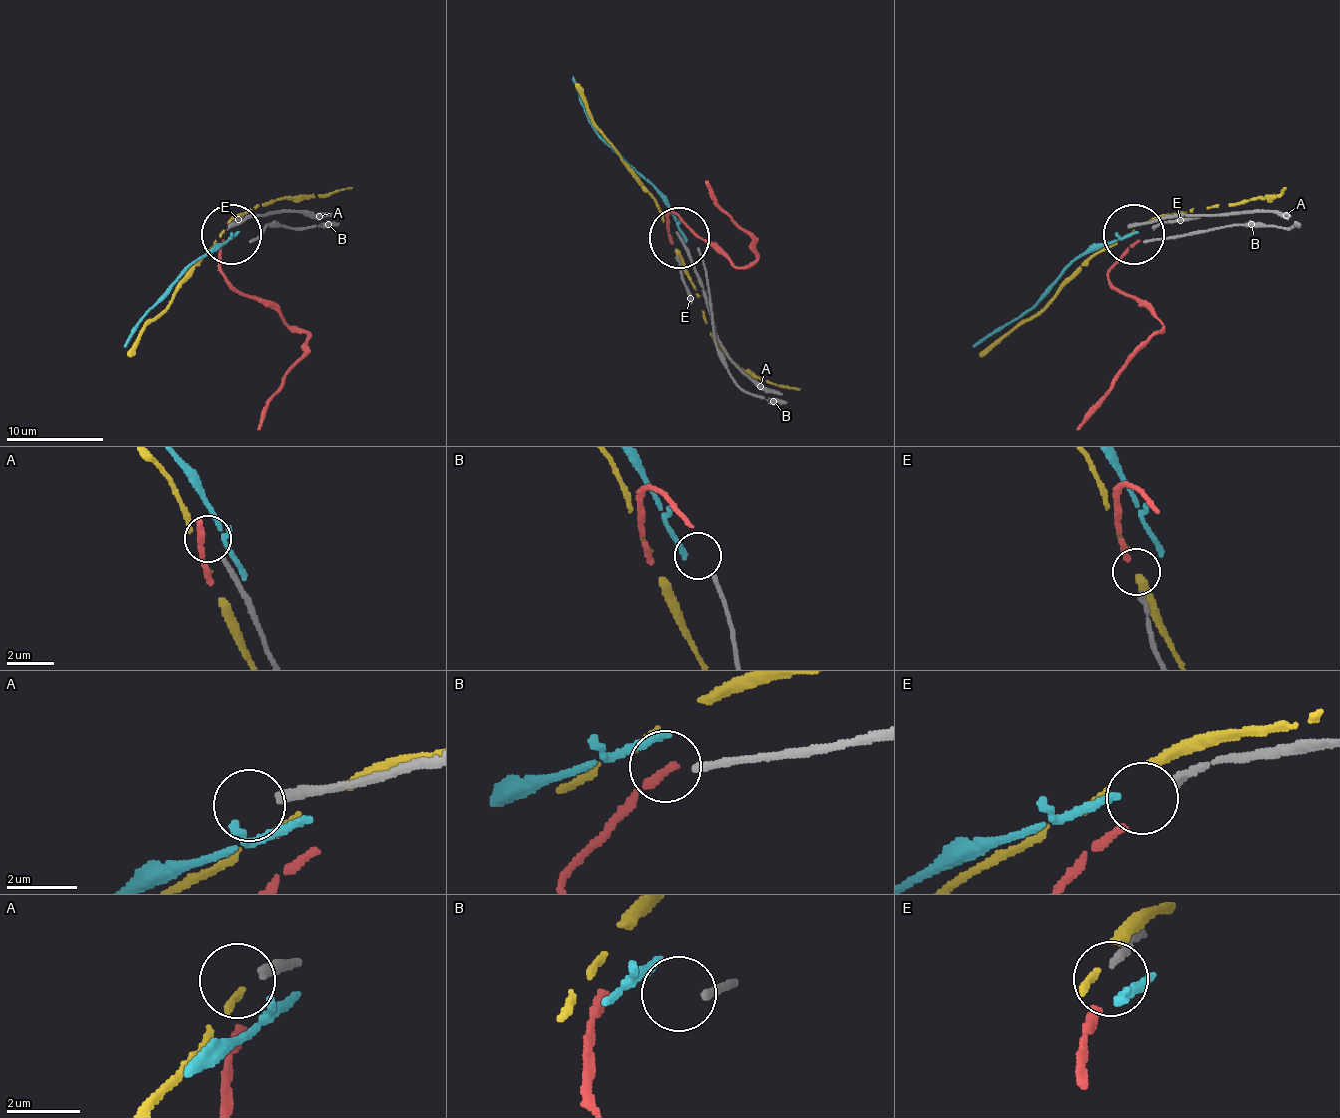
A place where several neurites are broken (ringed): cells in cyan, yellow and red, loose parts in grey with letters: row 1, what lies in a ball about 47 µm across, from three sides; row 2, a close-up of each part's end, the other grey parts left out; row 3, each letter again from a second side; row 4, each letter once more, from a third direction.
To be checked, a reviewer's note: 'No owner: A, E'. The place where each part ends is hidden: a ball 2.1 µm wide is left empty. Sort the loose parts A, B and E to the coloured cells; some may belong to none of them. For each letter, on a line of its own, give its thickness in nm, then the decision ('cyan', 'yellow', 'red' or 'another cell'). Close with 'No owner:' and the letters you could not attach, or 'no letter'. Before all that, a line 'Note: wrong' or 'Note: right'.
Note: wrong
A: calibre 240 nm; another cell
B: calibre 190 nm; another cell
E: calibre 200 nm; red
No owner: A, B

